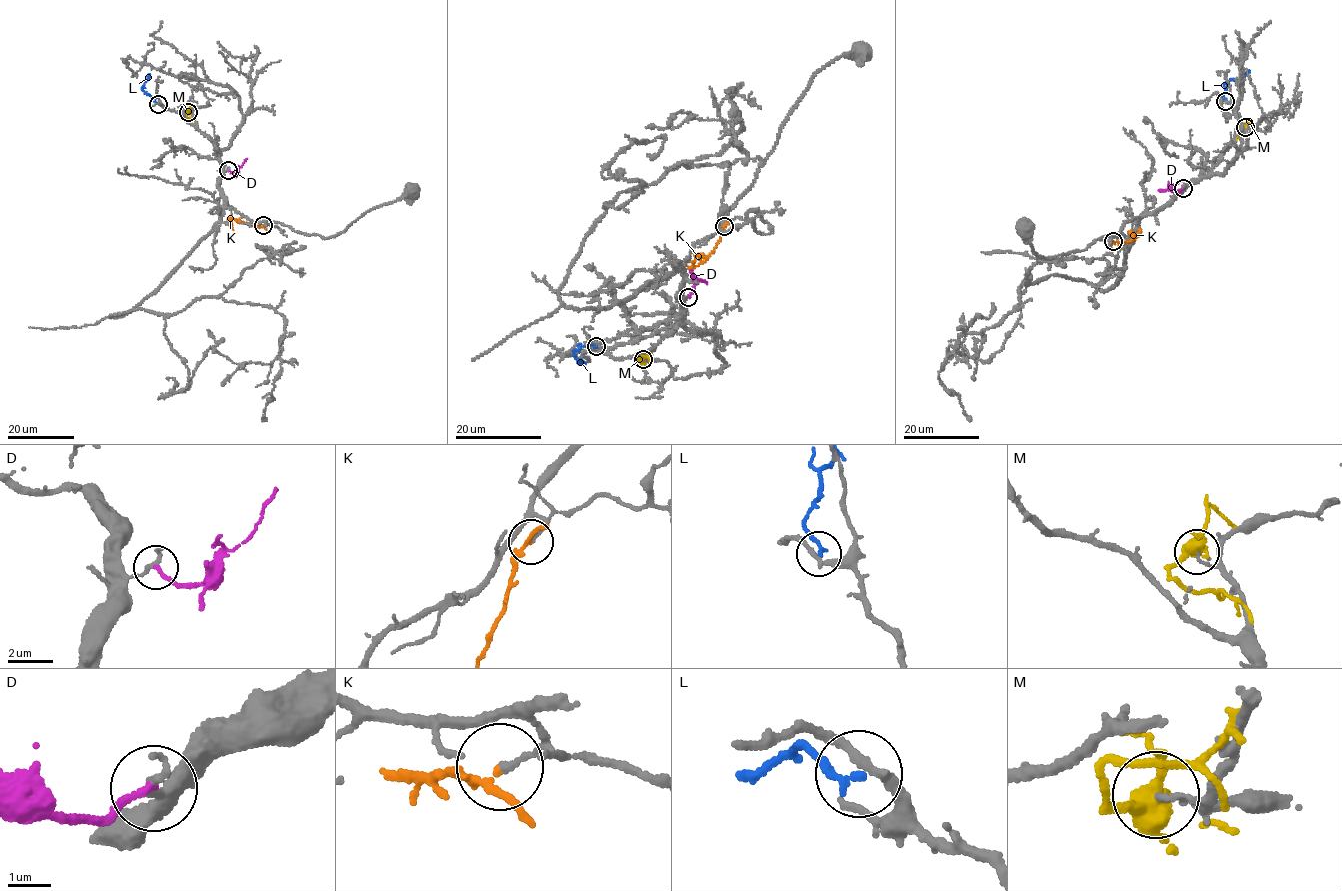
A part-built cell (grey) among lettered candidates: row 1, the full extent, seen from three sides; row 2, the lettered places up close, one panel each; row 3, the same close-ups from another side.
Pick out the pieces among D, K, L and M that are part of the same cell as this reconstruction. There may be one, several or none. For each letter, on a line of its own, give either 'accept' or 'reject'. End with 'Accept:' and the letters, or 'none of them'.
D: reject
K: reject
L: reject
M: reject
Accept: none of them

